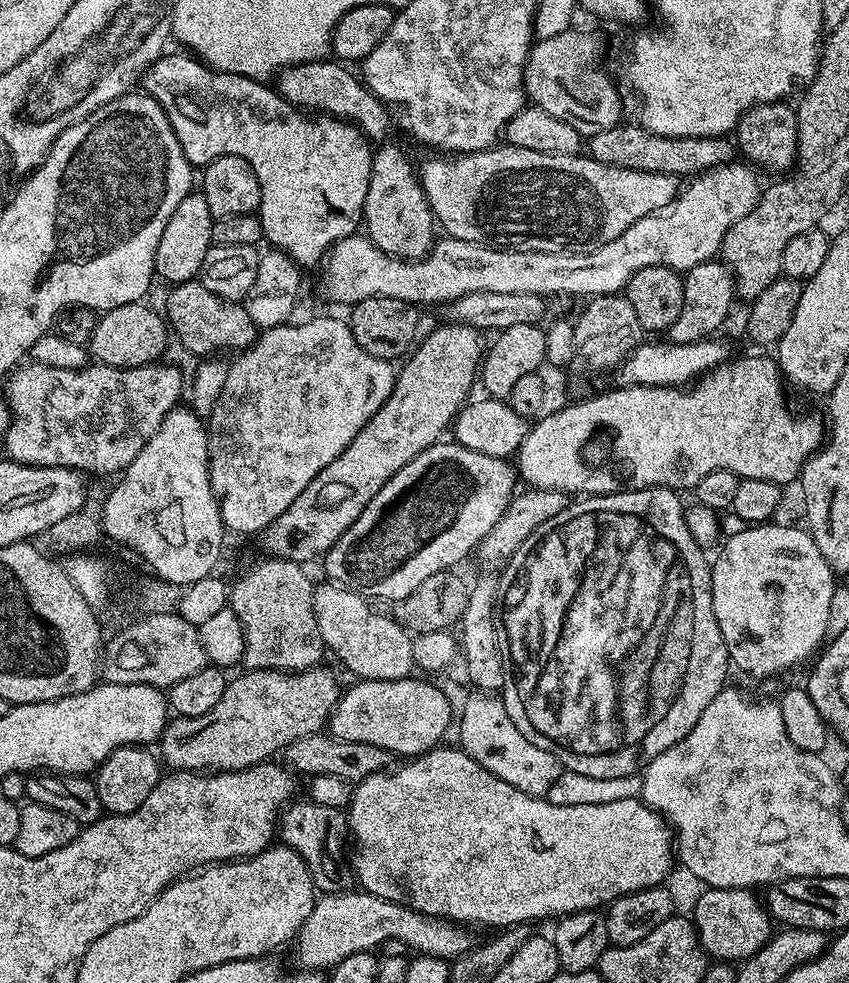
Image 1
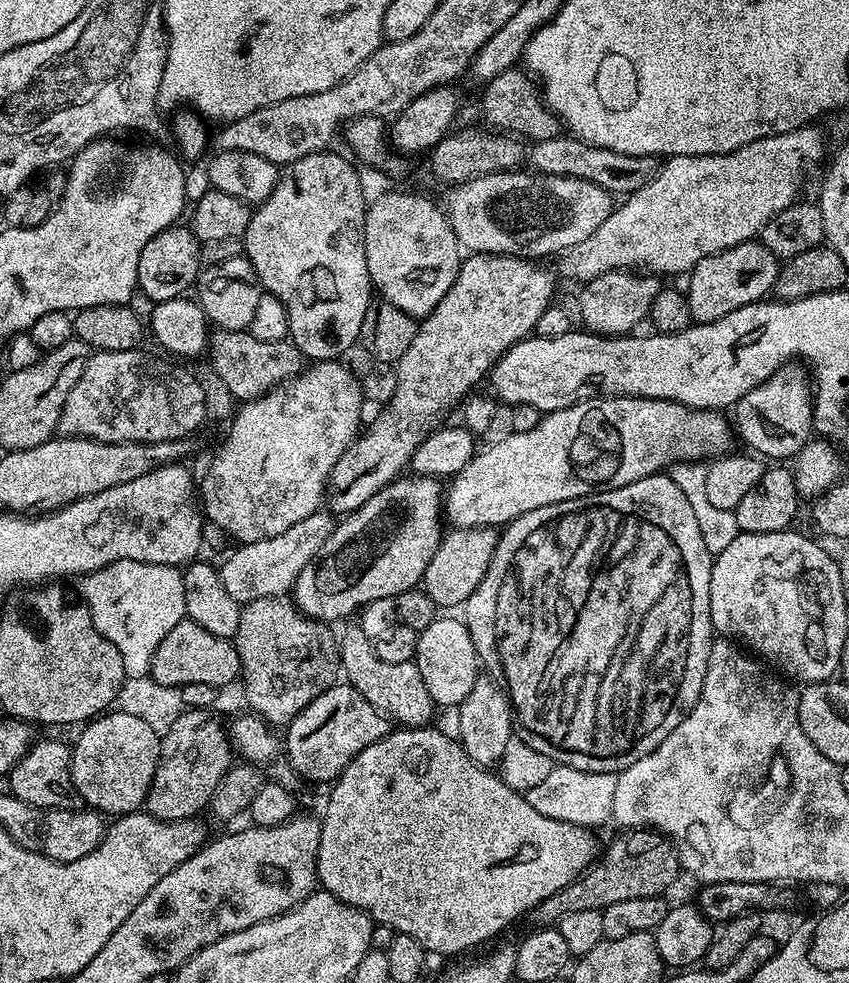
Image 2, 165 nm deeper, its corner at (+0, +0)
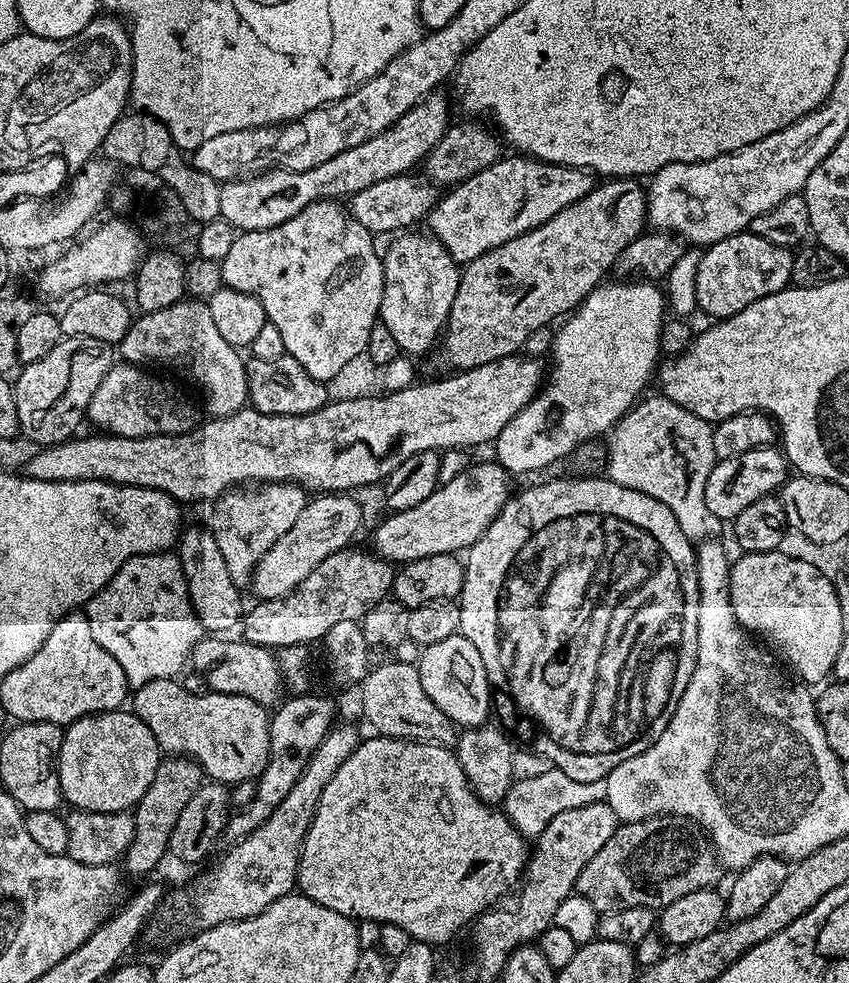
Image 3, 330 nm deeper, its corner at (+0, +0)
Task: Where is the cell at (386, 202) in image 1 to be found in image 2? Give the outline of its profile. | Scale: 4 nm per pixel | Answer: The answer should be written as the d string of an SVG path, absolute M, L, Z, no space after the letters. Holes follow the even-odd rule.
M384 192L376 201L367 205L364 214L364 245L366 266L370 270L373 289L383 299L389 300L398 310L423 318L428 316L446 298L446 290L454 286L456 275L462 263L462 249L456 240L452 223L448 221L445 209L424 196L412 192Z

